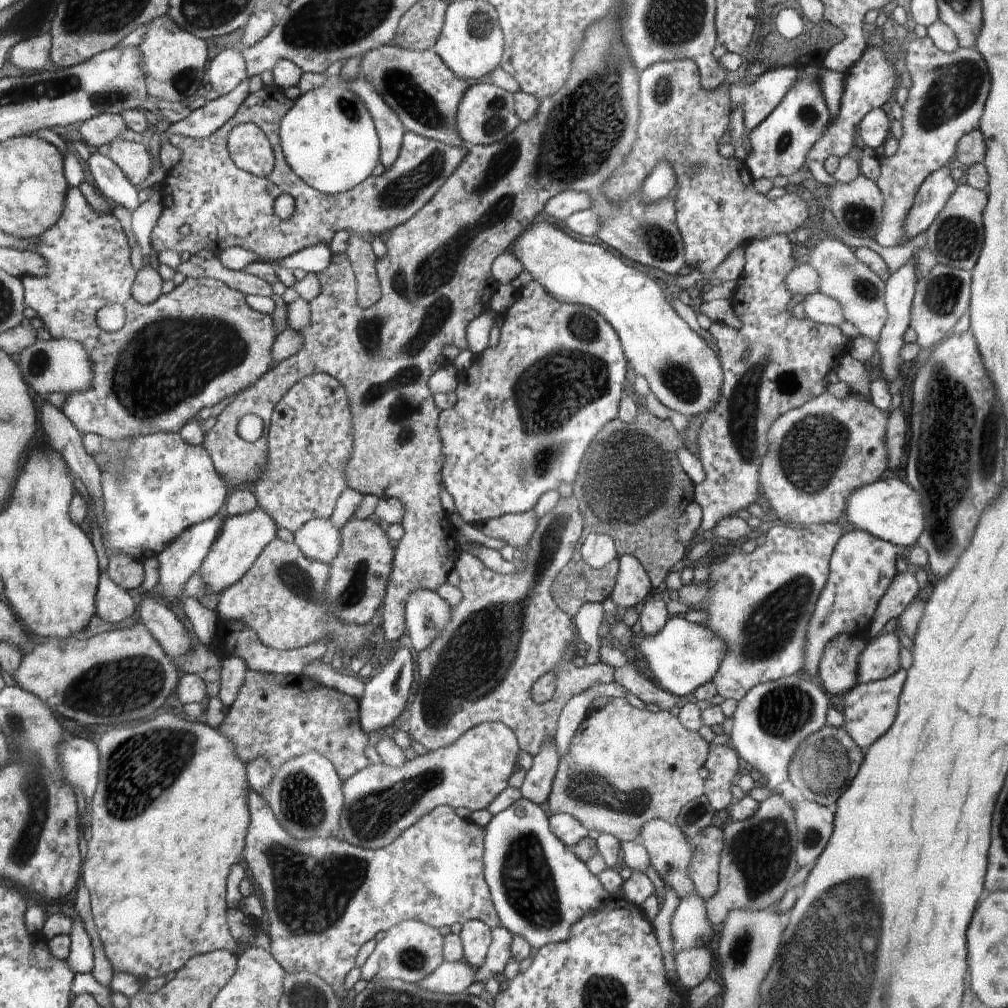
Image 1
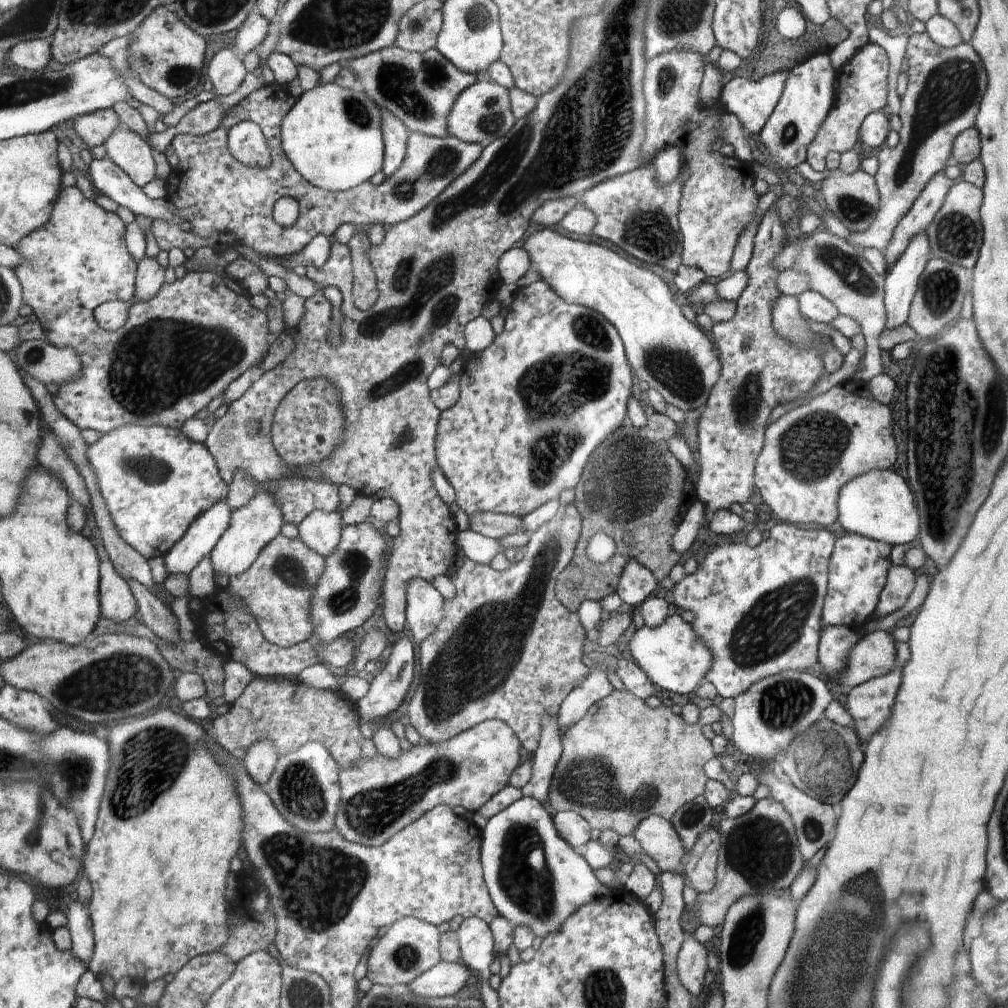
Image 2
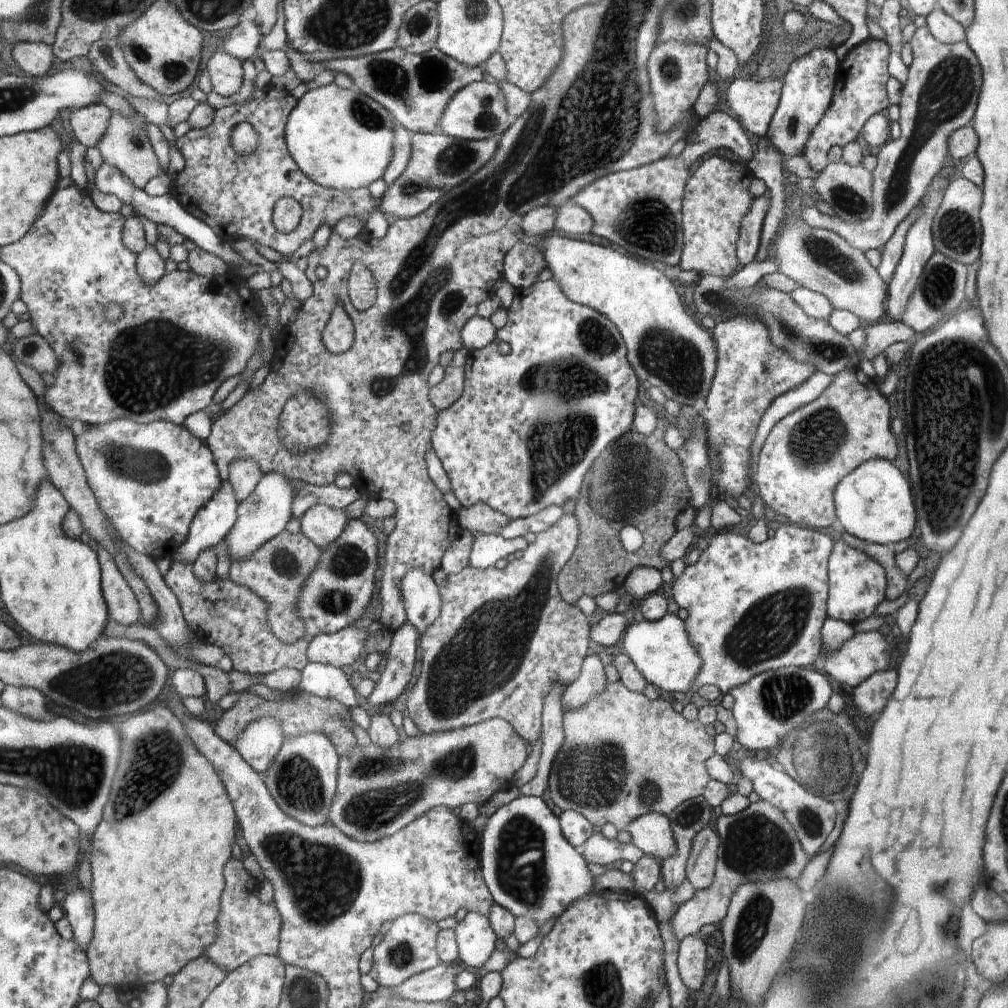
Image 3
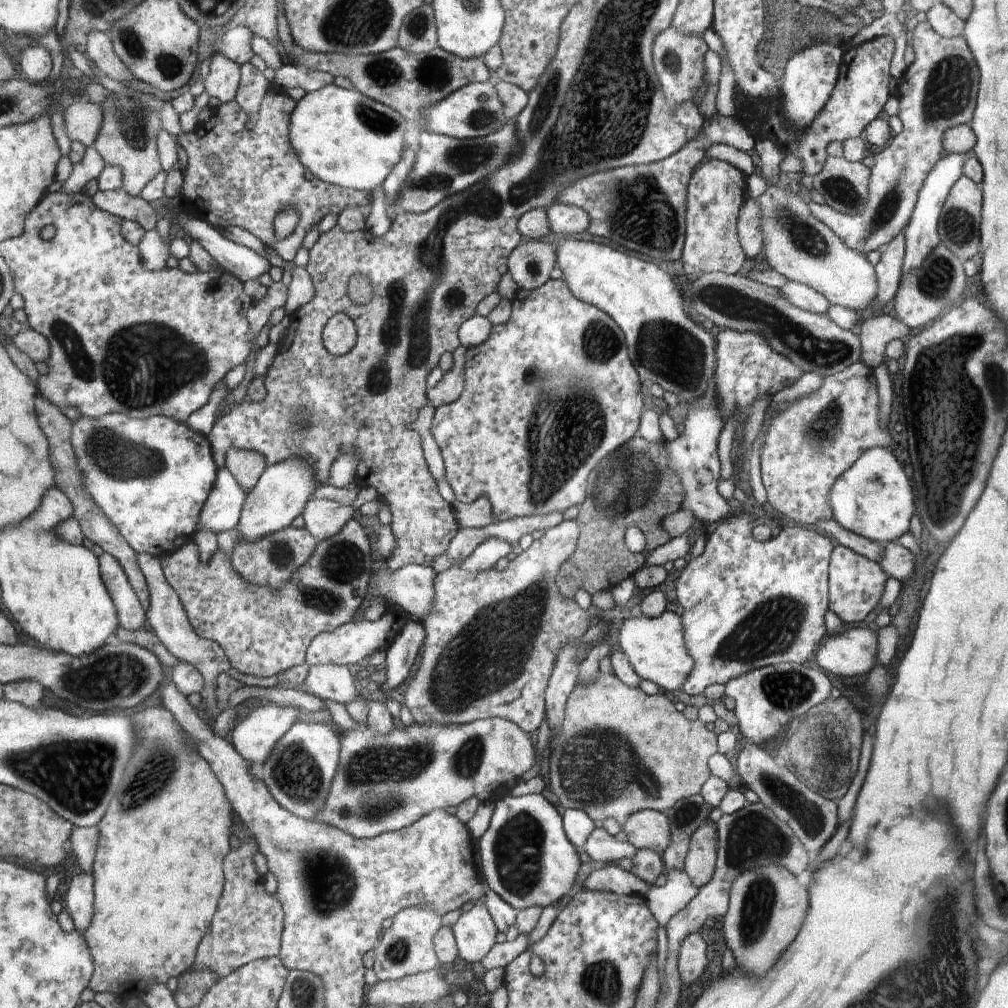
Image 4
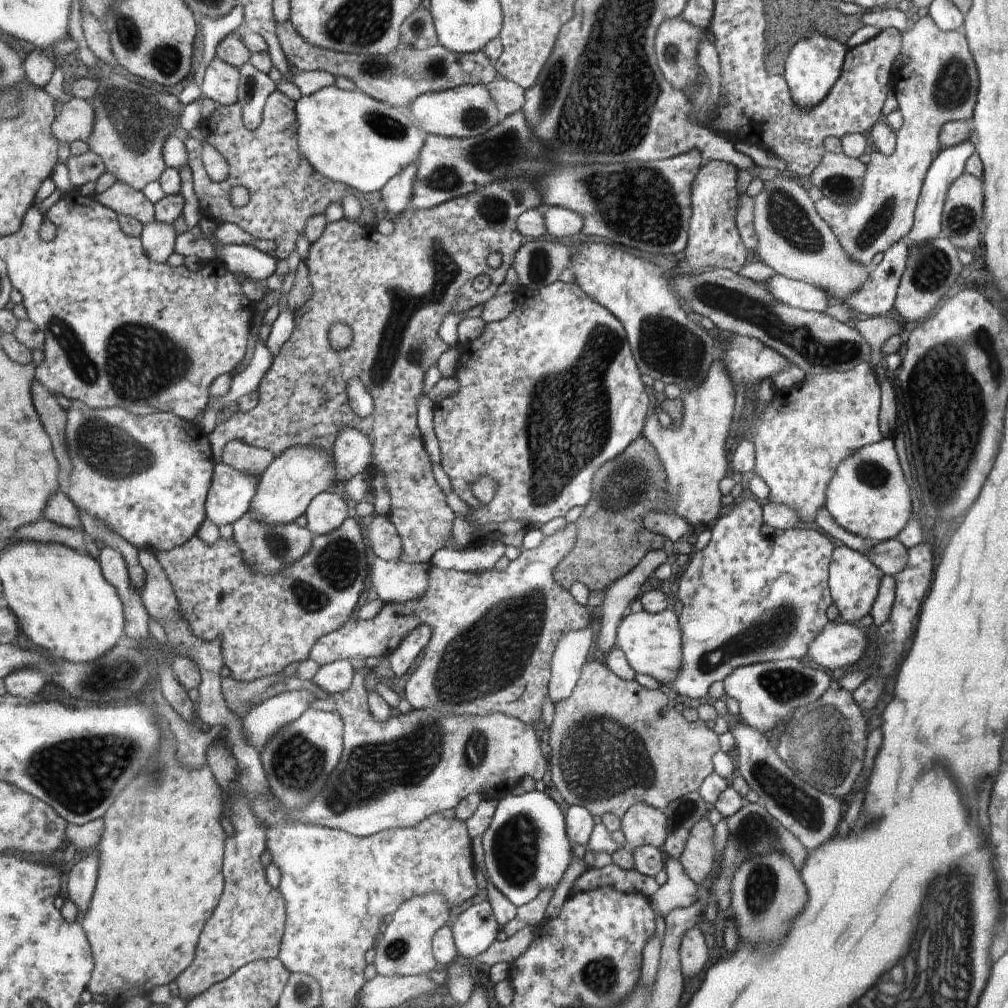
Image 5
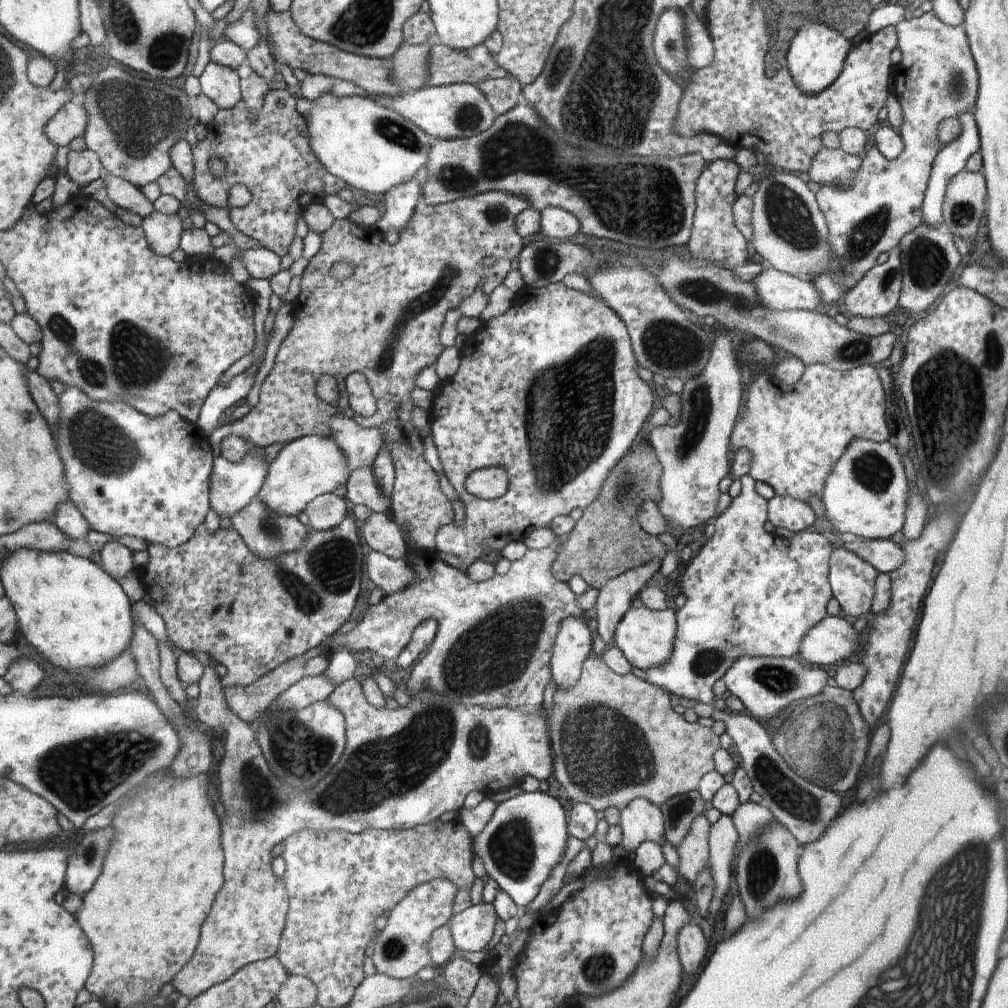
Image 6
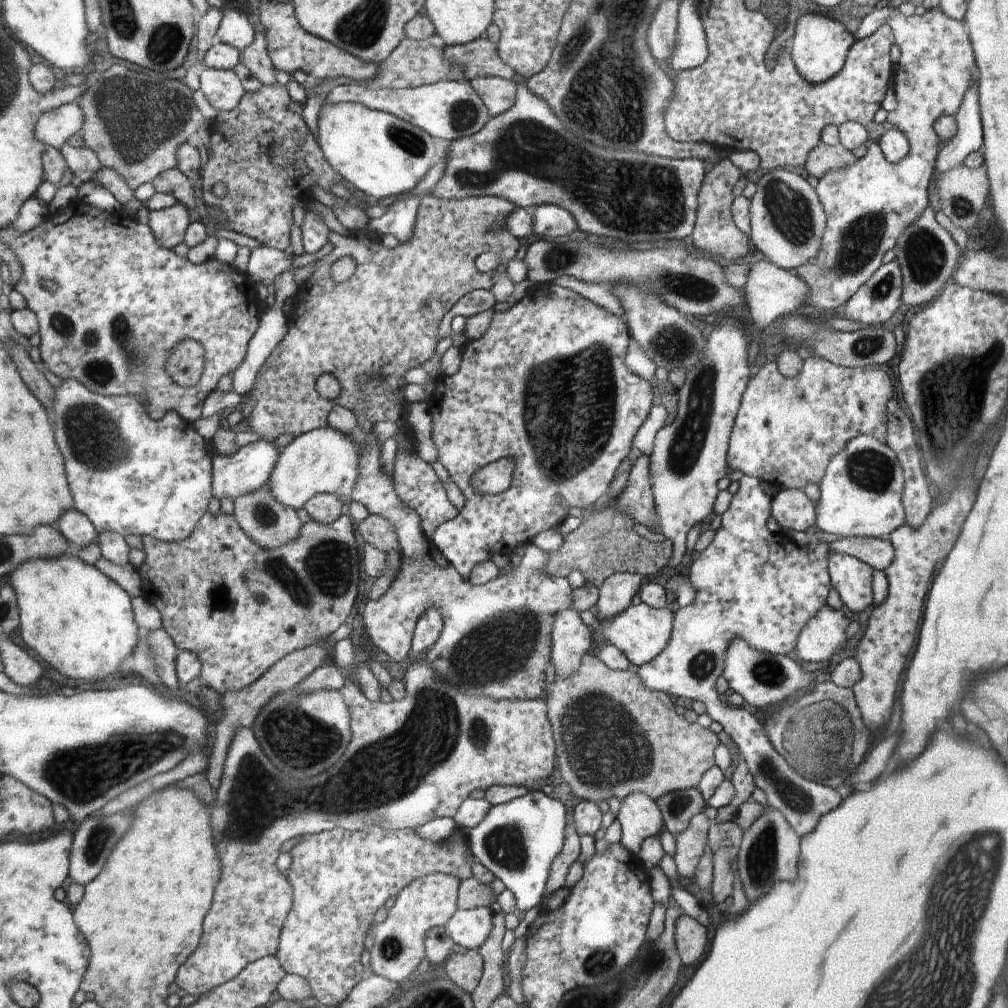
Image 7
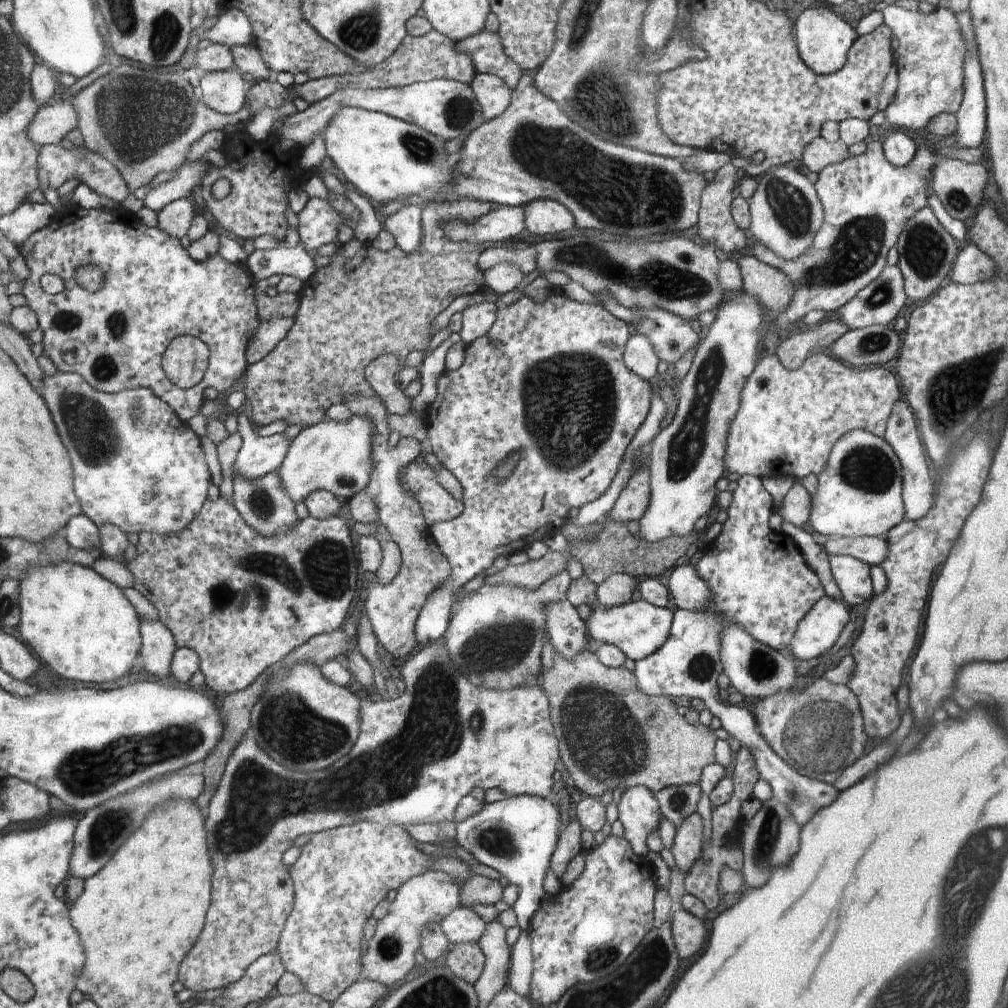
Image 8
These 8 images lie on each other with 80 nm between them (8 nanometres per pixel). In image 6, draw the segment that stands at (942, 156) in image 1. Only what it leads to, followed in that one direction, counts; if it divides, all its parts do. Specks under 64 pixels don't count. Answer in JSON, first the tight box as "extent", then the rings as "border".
{"extent":[808,11,978,306],"border":[[[934,11],[924,13],[918,18],[904,19],[894,27],[899,34],[898,48],[902,52],[902,61],[896,66],[894,92],[903,110],[903,123],[899,134],[903,142],[903,151],[892,160],[888,160],[876,147],[868,149],[866,158],[855,177],[855,184],[846,191],[833,187],[820,187],[815,193],[817,202],[828,220],[831,253],[839,258],[843,278],[824,273],[808,280],[815,284],[821,296],[821,302],[836,306],[842,296],[876,265],[876,259],[882,252],[890,252],[898,246],[911,230],[921,224],[921,206],[924,204],[925,190],[933,162],[942,149],[938,128],[942,121],[950,117],[959,117],[963,113],[973,113],[977,102],[978,73],[976,60],[969,47],[968,35],[962,25],[953,27],[942,22]]]}

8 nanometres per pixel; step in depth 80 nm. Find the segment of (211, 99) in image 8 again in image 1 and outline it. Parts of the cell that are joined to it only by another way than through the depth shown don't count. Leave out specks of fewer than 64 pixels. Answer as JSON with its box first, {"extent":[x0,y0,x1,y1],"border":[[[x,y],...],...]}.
{"extent":[207,50,247,95],"border":[[[221,50],[210,61],[207,80],[218,94],[227,95],[245,80],[247,66],[240,50]]]}

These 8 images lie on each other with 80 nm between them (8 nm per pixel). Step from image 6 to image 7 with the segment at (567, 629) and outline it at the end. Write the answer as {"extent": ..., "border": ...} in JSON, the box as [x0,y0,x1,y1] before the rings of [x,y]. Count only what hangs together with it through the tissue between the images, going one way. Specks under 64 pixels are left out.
{"extent":[553,609,592,677],"border":[[[564,609],[553,622],[553,665],[556,675],[567,677],[578,670],[582,657],[592,648],[592,628],[580,619],[576,609]]]}

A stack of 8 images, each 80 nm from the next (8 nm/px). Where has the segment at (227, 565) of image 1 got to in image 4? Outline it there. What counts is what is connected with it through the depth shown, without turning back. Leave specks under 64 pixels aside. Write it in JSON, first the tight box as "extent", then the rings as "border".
{"extent":[237,457,318,542],"border":[[[290,457],[282,463],[267,466],[258,483],[248,494],[248,500],[241,513],[241,521],[237,525],[238,530],[248,542],[254,542],[260,540],[262,536],[290,527],[292,520],[304,510],[309,496],[317,486],[318,482],[311,473],[311,467],[300,457]]]}

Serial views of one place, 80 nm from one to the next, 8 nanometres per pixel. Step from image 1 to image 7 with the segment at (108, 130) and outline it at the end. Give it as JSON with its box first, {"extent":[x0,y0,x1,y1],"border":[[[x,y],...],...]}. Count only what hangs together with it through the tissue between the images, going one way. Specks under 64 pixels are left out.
{"extent":[37,103,86,148],"border":[[[70,103],[58,110],[42,115],[37,124],[37,137],[50,147],[62,148],[71,138],[83,130],[86,122],[80,104]]]}

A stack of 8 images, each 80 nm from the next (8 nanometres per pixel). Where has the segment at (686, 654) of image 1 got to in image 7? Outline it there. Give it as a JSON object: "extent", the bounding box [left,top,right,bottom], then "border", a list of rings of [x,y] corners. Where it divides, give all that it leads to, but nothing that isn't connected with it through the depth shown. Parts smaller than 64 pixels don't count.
{"extent":[600,603,674,667],"border":[[[641,603],[630,605],[624,612],[613,618],[604,627],[600,627],[608,643],[612,643],[632,664],[641,667],[664,652],[673,634],[674,612],[670,608],[655,609]]]}

